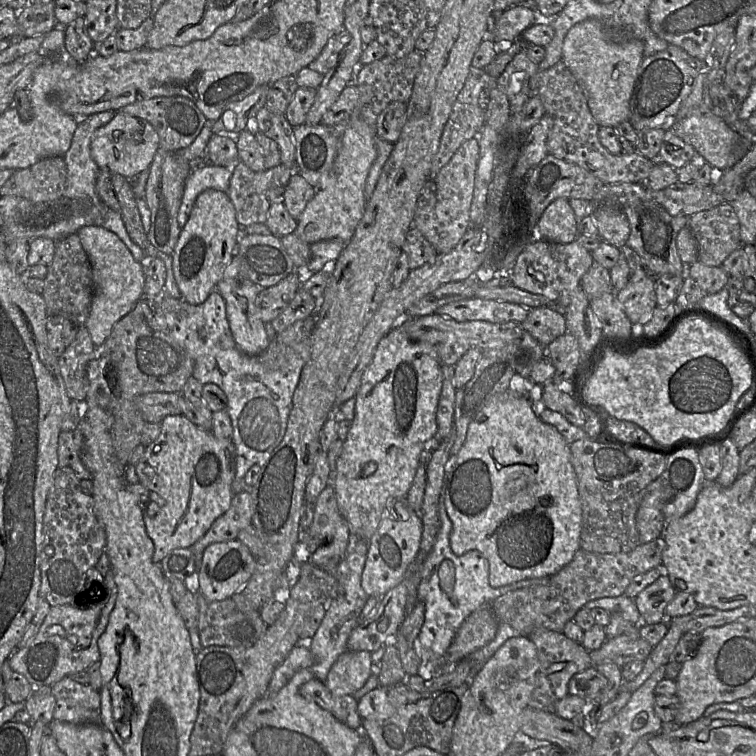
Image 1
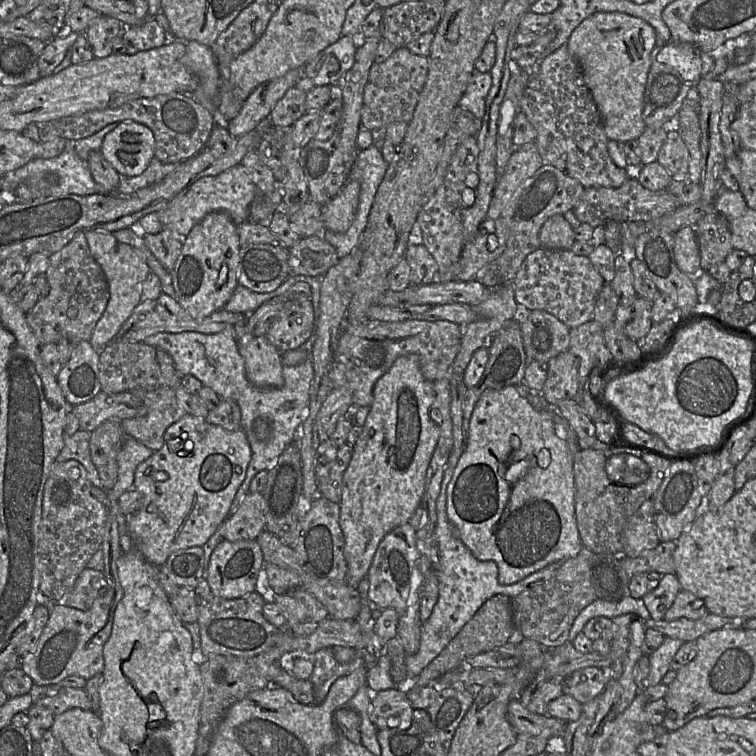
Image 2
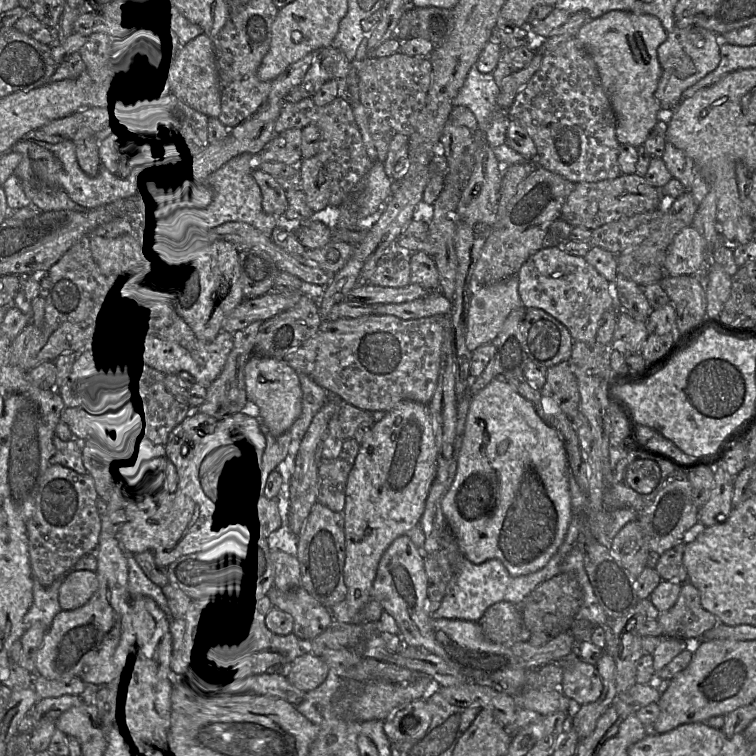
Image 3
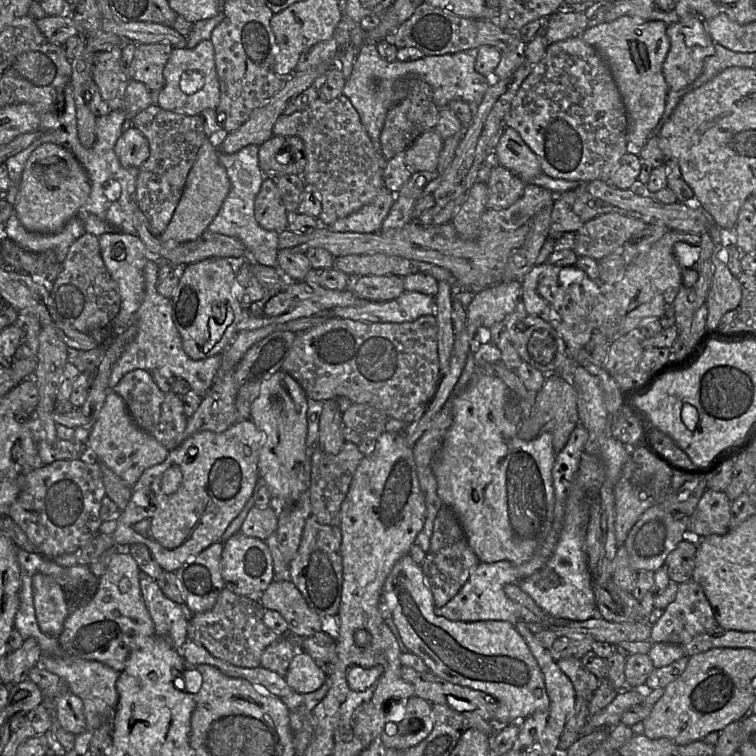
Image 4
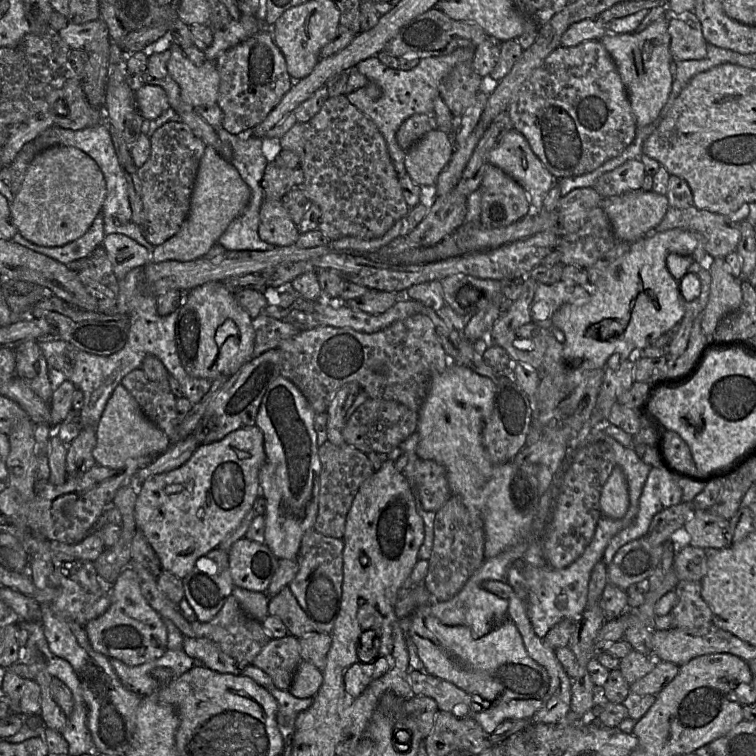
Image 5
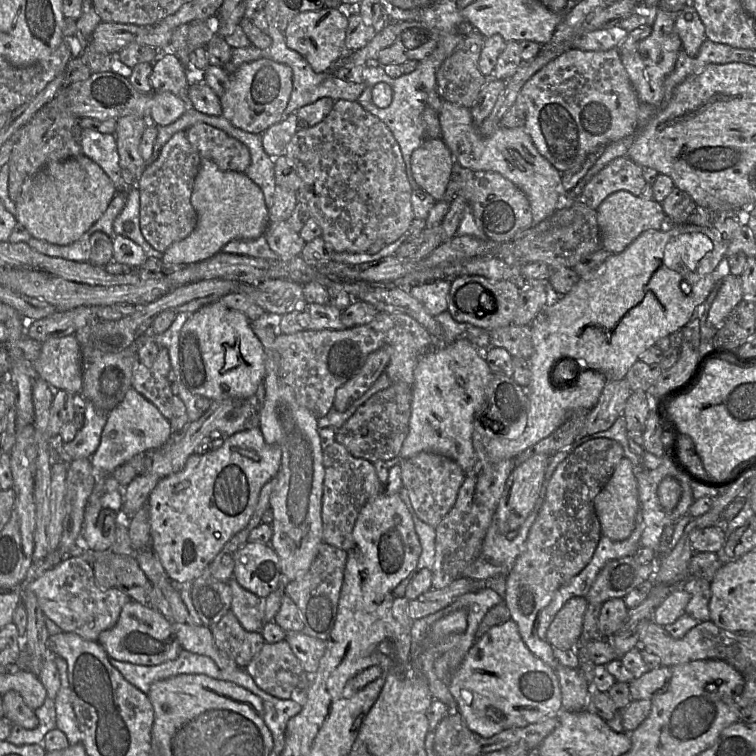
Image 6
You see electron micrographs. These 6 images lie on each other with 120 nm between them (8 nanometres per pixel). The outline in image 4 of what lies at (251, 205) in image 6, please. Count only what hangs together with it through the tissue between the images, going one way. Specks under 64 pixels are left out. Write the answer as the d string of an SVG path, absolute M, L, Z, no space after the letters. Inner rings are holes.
M206 136L199 149L194 165L189 171L182 196L168 224L166 230L161 234L161 240L165 245L177 245L199 238L207 231L209 224L219 212L231 183L225 167L219 160L219 150Z

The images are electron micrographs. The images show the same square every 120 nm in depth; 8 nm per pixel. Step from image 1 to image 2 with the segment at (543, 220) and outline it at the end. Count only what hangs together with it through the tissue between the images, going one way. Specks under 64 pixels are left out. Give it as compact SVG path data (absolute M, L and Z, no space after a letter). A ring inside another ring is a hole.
M563 214L549 217L539 231L541 246L553 250L570 250L574 243L574 229Z

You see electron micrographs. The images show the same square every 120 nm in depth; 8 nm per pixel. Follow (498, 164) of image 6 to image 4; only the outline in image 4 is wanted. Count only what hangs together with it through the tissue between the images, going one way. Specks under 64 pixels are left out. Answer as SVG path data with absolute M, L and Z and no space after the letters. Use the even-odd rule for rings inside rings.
M505 127L494 151L495 161L525 184L543 173L537 156L513 128Z

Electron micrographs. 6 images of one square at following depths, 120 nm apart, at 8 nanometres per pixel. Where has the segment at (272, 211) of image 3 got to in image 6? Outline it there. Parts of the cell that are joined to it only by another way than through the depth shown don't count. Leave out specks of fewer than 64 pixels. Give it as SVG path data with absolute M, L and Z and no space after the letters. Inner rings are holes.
M286 221L270 222L264 233L270 249L280 260L289 261L300 256L305 245L300 235L289 228Z

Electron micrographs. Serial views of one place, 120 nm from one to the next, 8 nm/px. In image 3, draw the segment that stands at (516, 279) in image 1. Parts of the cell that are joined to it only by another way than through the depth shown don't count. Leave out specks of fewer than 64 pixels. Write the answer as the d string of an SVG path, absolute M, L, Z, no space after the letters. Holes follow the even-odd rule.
M559 247L542 248L531 255L520 268L518 293L524 308L545 311L563 324L573 341L595 343L599 321L606 310L613 306L609 292L609 282L591 266L584 257L573 256Z

